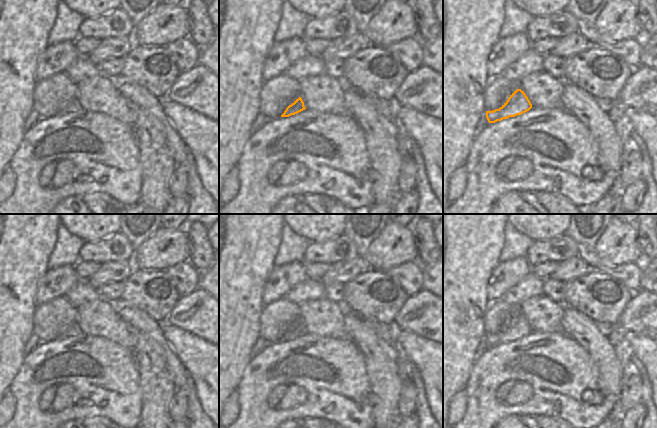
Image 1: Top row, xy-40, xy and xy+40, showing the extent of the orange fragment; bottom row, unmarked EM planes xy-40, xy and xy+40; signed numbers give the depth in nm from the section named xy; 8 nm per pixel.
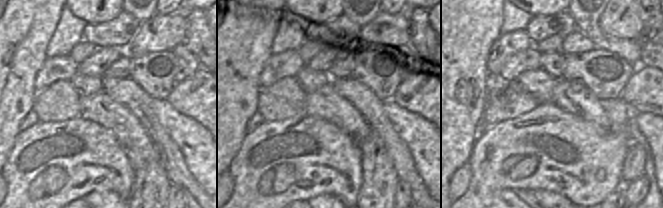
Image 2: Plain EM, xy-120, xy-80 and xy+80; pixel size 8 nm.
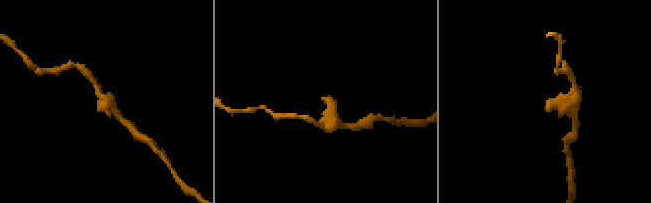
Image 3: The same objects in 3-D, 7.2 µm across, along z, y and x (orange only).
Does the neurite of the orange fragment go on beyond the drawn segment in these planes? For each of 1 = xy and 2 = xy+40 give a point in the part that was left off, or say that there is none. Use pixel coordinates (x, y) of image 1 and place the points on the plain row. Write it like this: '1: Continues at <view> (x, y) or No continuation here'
1: No continuation here
2: No continuation here

